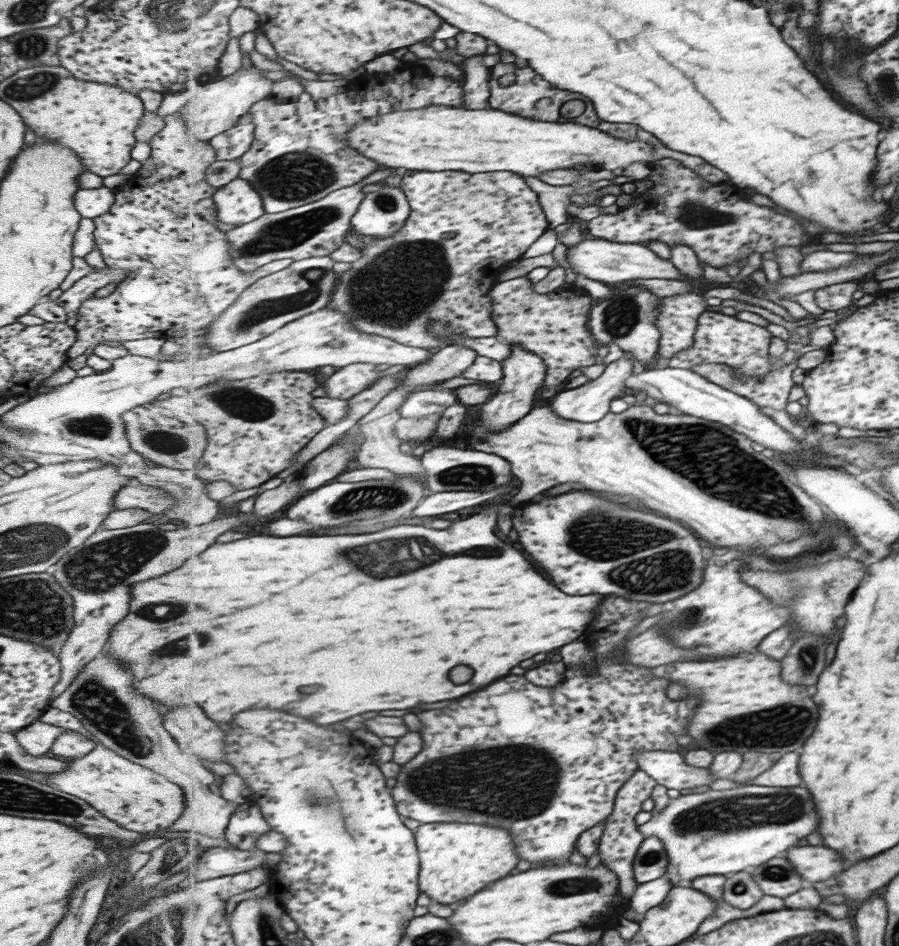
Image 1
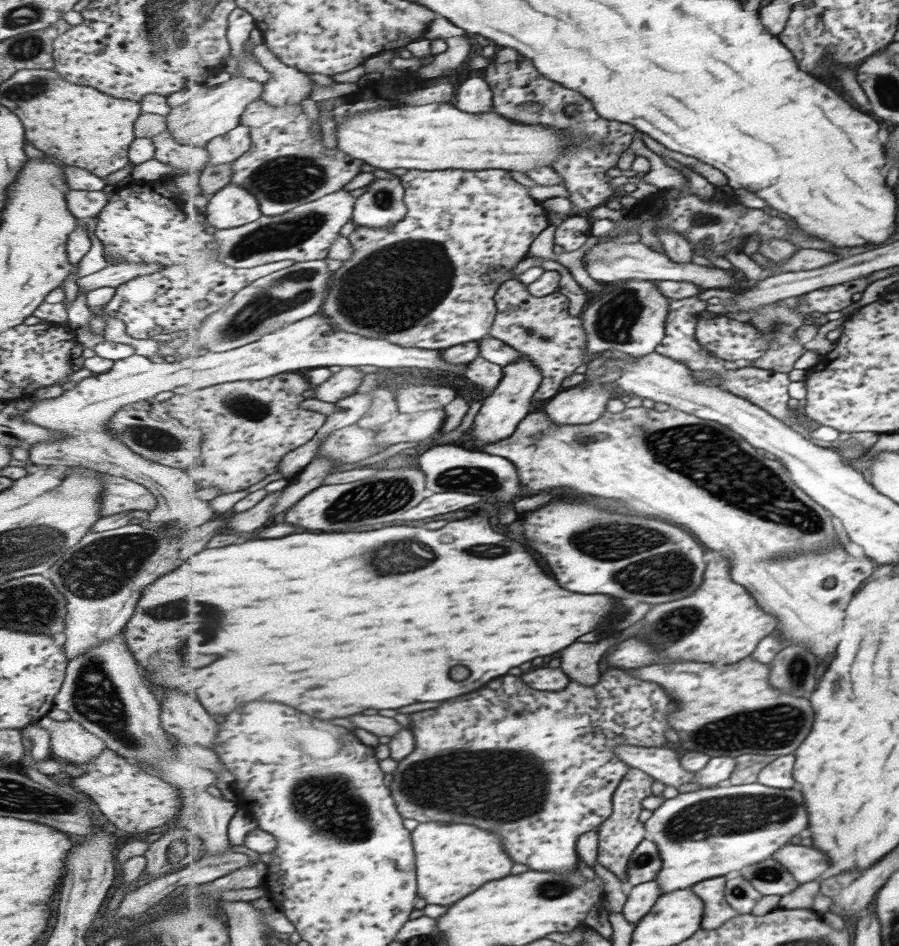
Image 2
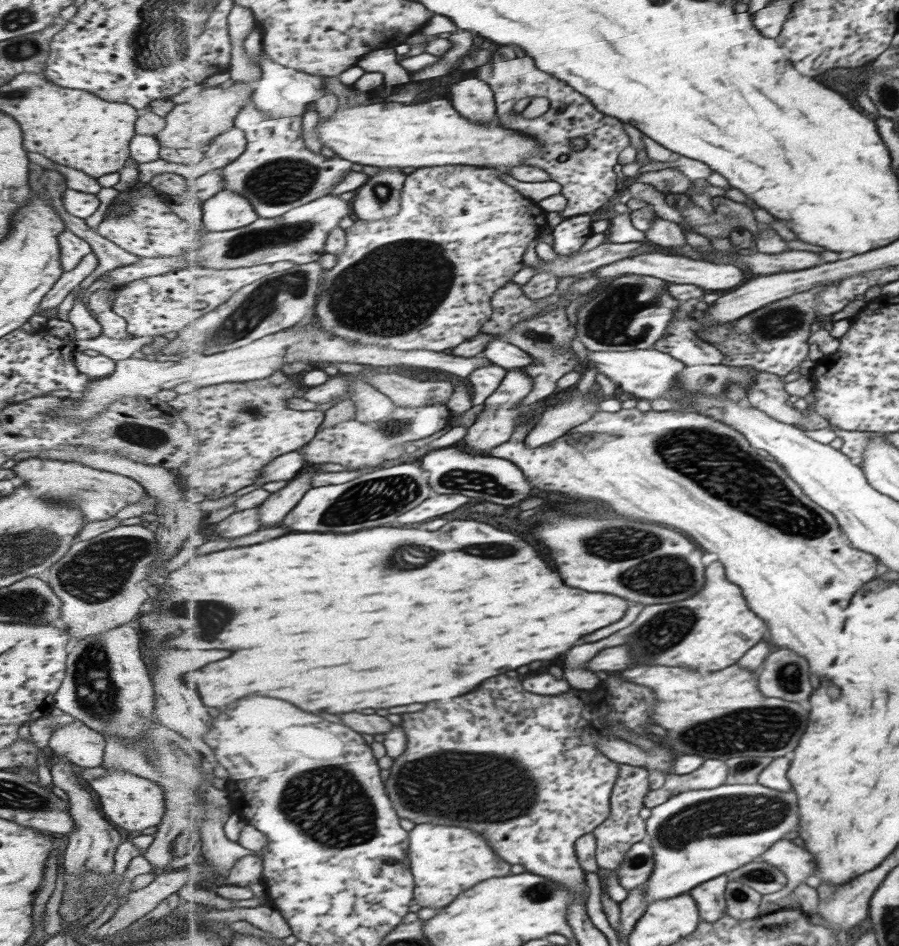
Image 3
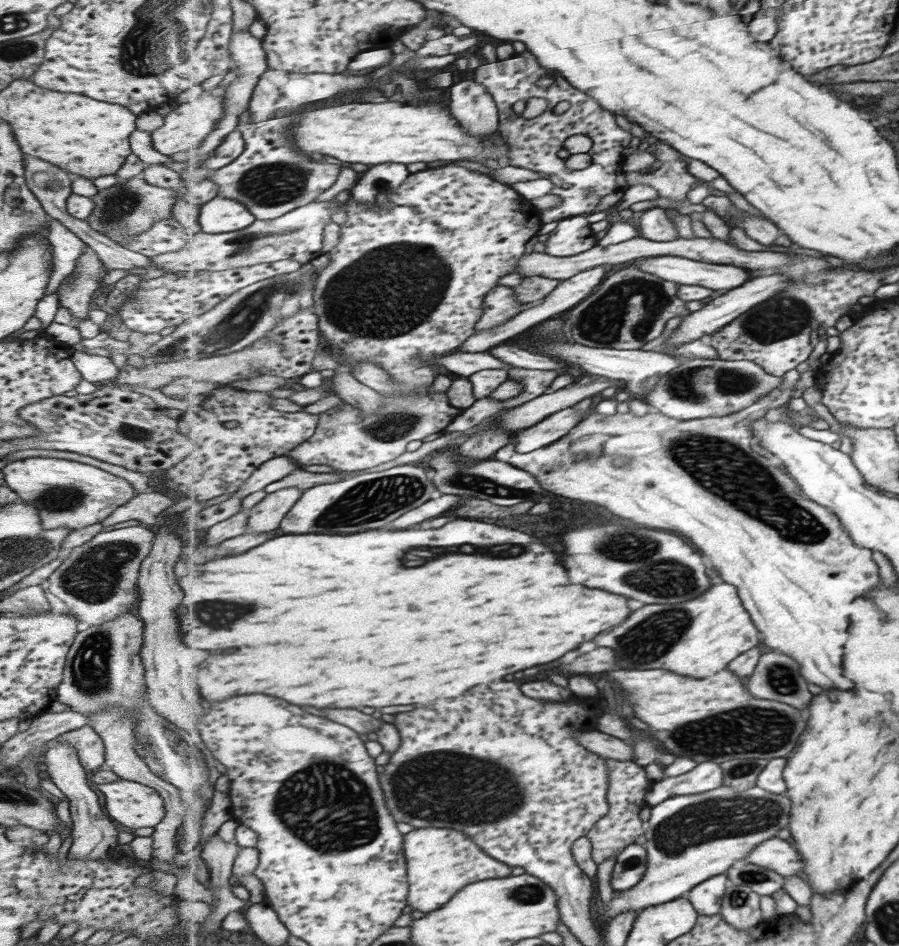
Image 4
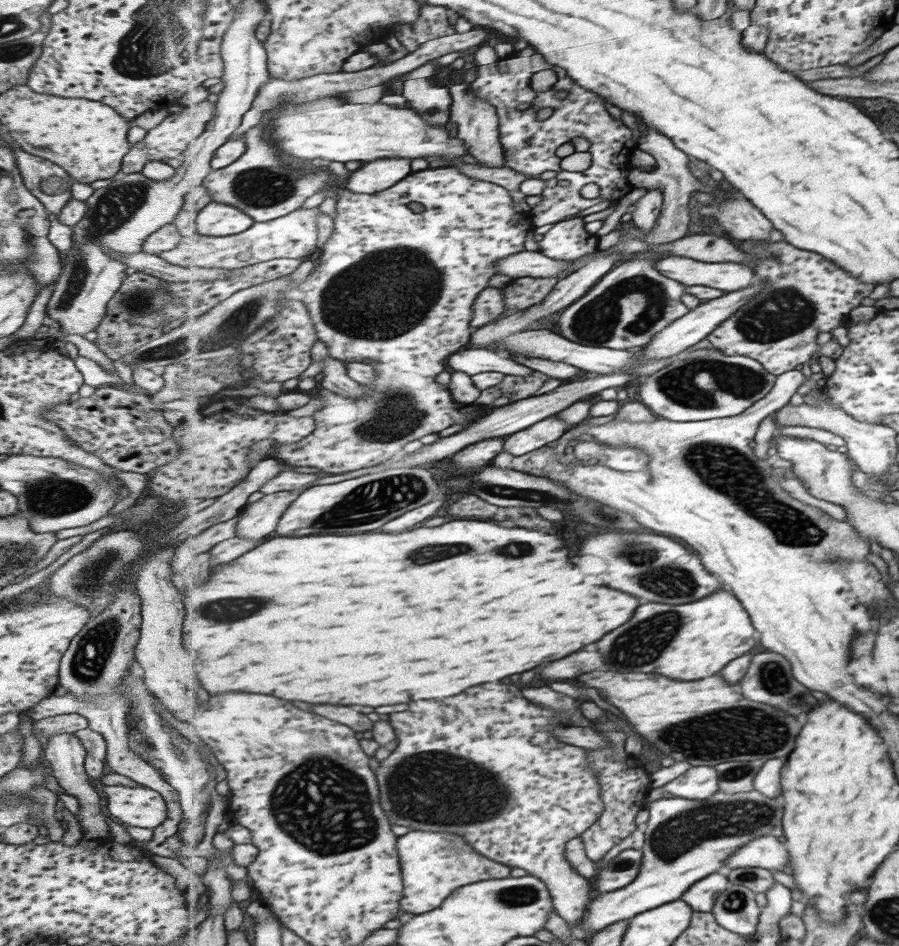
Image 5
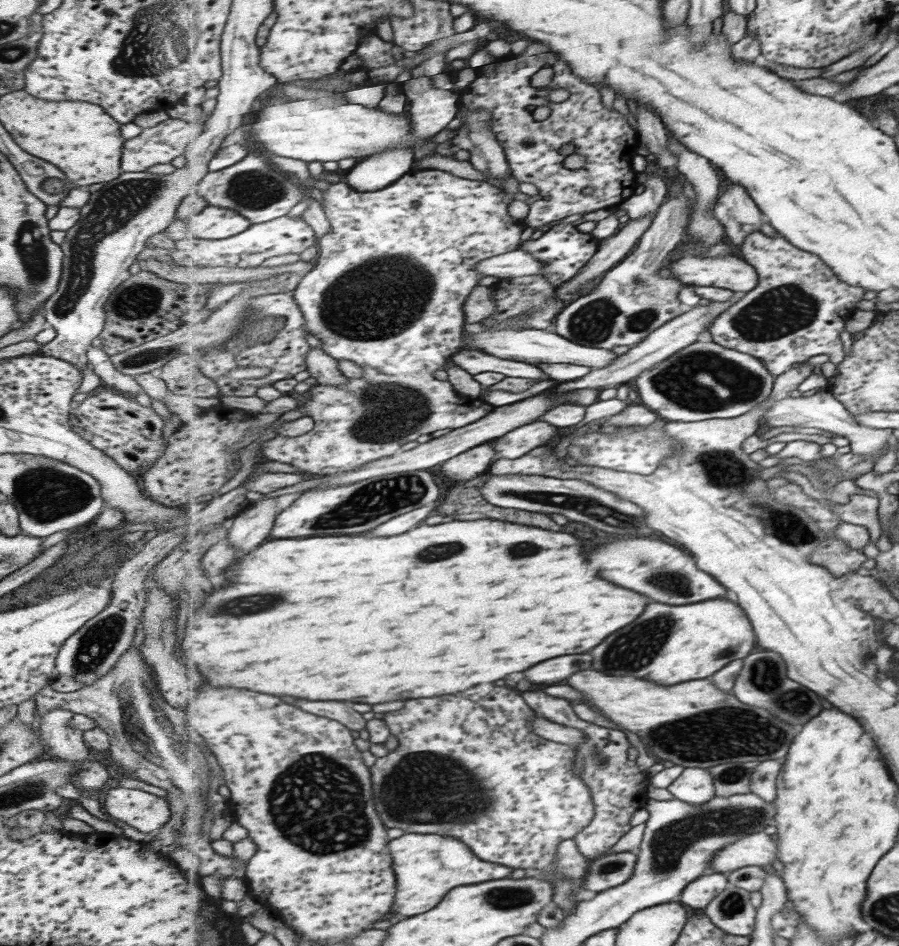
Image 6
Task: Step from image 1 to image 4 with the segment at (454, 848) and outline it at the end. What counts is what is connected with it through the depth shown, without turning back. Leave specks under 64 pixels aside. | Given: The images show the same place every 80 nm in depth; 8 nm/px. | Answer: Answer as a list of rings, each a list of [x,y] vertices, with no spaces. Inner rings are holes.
[[[418,828],[403,836],[407,874],[411,882],[409,904],[421,912],[433,912],[445,906],[467,884],[511,876],[511,865],[485,854],[465,832],[449,828]]]

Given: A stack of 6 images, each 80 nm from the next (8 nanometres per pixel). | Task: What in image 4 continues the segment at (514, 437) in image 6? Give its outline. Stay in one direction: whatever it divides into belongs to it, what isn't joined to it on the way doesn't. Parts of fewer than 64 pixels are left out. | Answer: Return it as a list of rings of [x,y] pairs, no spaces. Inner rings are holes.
[[[569,407],[567,410],[555,412],[549,418],[545,418],[543,422],[539,422],[537,426],[514,434],[513,436],[519,436],[517,450],[533,452],[533,450],[553,444],[559,438],[563,438],[565,434],[569,434],[573,426],[577,426],[583,418],[586,418],[585,414],[577,414],[576,410],[578,410],[577,407]]]

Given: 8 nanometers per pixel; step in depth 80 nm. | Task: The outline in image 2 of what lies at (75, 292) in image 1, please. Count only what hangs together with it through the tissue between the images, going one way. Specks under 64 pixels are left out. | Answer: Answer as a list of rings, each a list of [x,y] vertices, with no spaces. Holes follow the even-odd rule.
[[[119,263],[106,266],[97,272],[82,276],[77,279],[77,289],[87,294],[95,288],[107,287],[117,288],[125,284],[127,280],[135,276],[145,276],[158,271],[162,267],[159,263]]]

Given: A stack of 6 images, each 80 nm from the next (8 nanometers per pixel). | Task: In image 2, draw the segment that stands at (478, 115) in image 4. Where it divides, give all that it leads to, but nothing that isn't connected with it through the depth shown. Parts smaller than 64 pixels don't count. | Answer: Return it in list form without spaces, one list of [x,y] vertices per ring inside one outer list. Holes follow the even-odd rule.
[[[471,76],[459,86],[457,92],[457,108],[473,114],[493,110],[493,92],[483,76]]]

